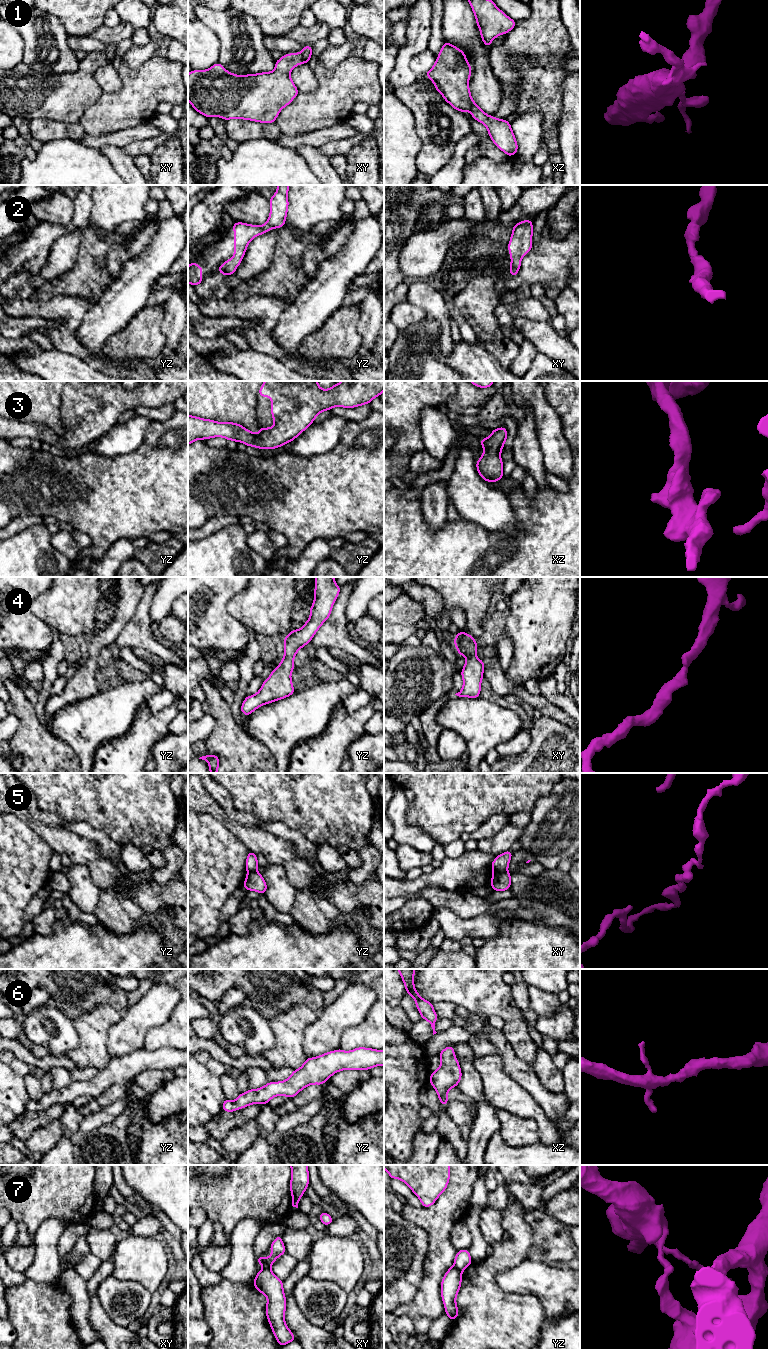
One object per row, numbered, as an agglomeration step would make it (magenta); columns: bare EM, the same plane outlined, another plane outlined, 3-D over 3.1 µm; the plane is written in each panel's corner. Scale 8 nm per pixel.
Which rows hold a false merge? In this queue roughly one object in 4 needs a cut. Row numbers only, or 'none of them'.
5, 7

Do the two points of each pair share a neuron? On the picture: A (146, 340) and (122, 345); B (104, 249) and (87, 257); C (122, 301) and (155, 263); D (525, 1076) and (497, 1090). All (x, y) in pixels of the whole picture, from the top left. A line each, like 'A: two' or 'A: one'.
A: one
B: one
C: one
D: two

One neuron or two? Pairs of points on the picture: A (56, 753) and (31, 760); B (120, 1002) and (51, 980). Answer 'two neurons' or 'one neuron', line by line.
A: one neuron
B: one neuron

